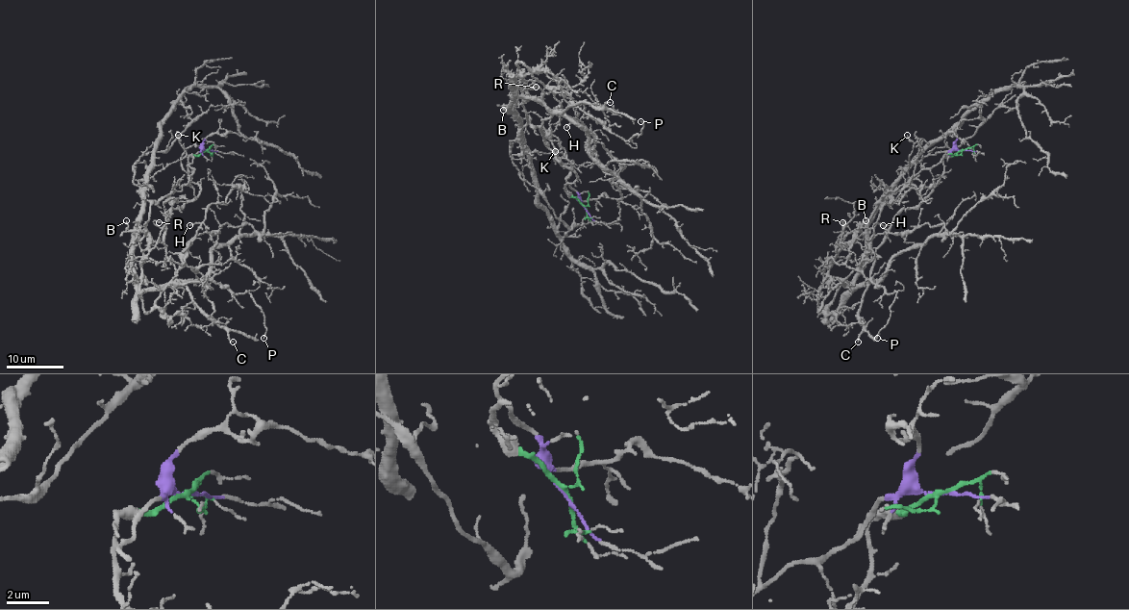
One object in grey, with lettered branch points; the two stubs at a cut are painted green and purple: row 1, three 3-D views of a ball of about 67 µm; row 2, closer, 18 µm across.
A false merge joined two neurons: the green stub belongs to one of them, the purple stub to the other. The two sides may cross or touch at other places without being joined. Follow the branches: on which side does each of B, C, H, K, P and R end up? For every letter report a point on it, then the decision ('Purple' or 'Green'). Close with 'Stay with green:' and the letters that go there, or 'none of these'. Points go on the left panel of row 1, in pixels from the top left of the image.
B: Place: (126, 220). Purple
C: Place: (233, 342). Green
H: Place: (189, 225). Purple
K: Place: (178, 135). Purple
P: Place: (263, 338). Purple
R: Place: (159, 222). Purple
Stay with green: C

